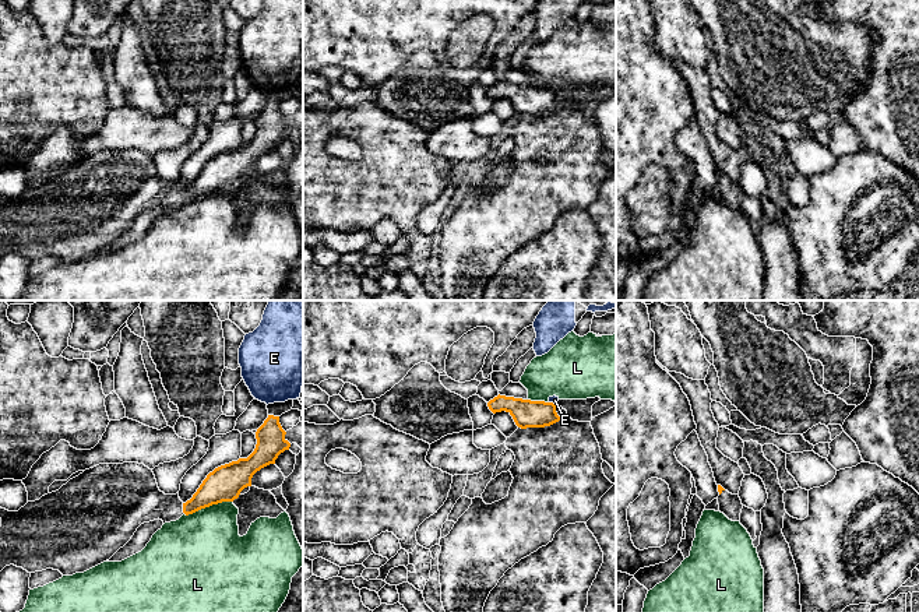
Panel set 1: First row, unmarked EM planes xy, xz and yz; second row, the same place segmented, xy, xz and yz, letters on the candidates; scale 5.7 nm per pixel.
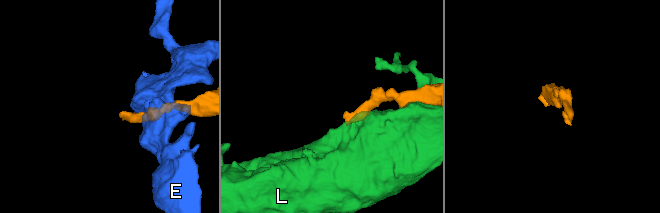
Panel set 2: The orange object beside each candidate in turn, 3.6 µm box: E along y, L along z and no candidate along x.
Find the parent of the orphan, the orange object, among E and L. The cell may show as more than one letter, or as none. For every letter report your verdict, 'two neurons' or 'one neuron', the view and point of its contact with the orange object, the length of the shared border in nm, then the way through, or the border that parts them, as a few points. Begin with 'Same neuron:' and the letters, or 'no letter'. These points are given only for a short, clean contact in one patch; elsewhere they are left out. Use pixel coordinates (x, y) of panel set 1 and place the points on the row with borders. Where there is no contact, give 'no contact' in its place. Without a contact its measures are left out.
Same neuron: no letter
E: two neurons; meets orange in xz at (552, 403); contact 40 nm long
L: two neurons; meets orange in xy at (208, 506); contact 300 nm long

